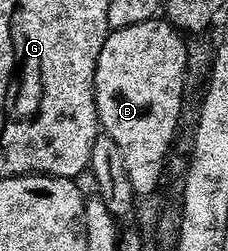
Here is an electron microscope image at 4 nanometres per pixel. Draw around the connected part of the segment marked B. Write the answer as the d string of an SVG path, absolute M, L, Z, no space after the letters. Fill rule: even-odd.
M154 19L112 30L99 51L93 80L97 119L104 133L115 139L115 143L119 143L119 151L123 151L123 163L127 163L127 179L131 179L134 194L157 192L157 186L161 184L165 173L165 160L171 157L177 116L181 114L185 91L186 44L186 38L168 20Z

